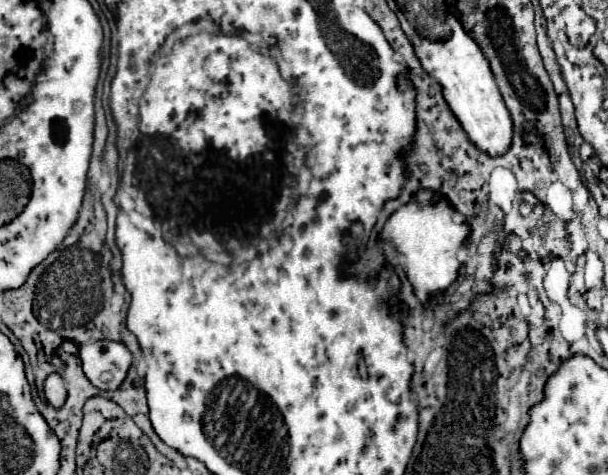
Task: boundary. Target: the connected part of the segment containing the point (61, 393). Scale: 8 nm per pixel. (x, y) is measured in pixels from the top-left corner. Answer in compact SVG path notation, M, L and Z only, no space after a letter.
M51 374L45 380L45 398L53 408L61 408L67 400L67 390L65 390L65 382L61 376Z

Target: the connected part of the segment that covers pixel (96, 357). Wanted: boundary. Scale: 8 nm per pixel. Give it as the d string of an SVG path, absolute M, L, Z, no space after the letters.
M99 340L83 344L79 350L83 360L83 372L99 390L117 390L129 368L131 368L131 352L123 342Z

